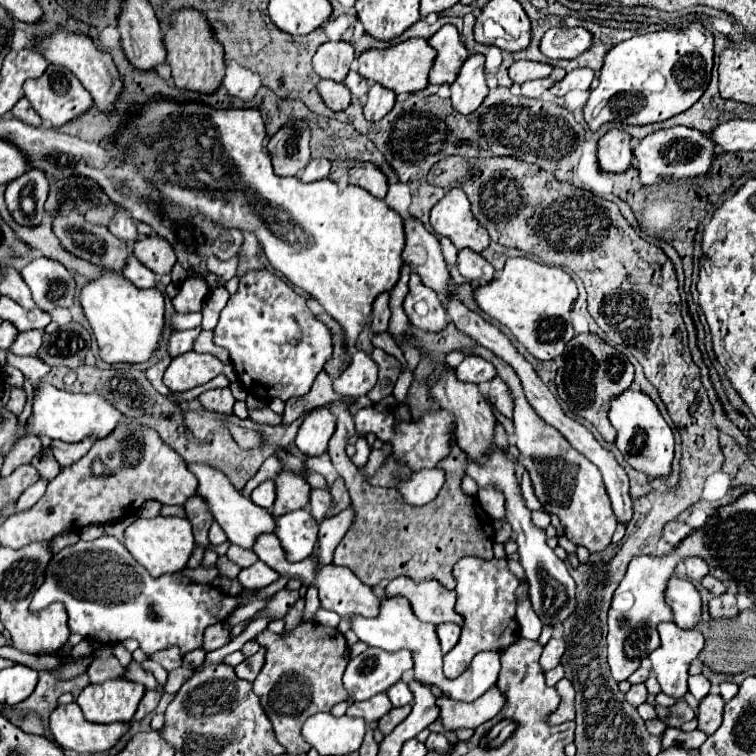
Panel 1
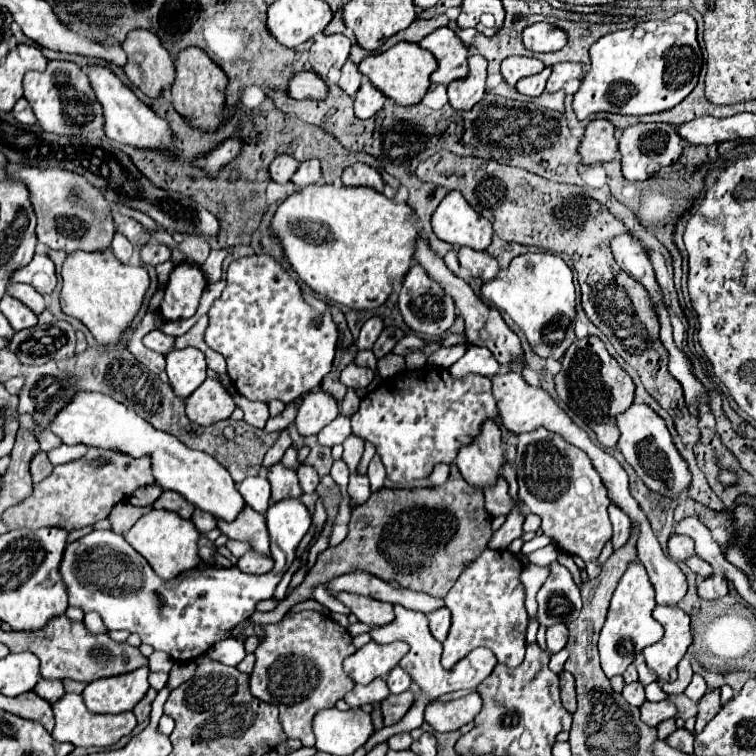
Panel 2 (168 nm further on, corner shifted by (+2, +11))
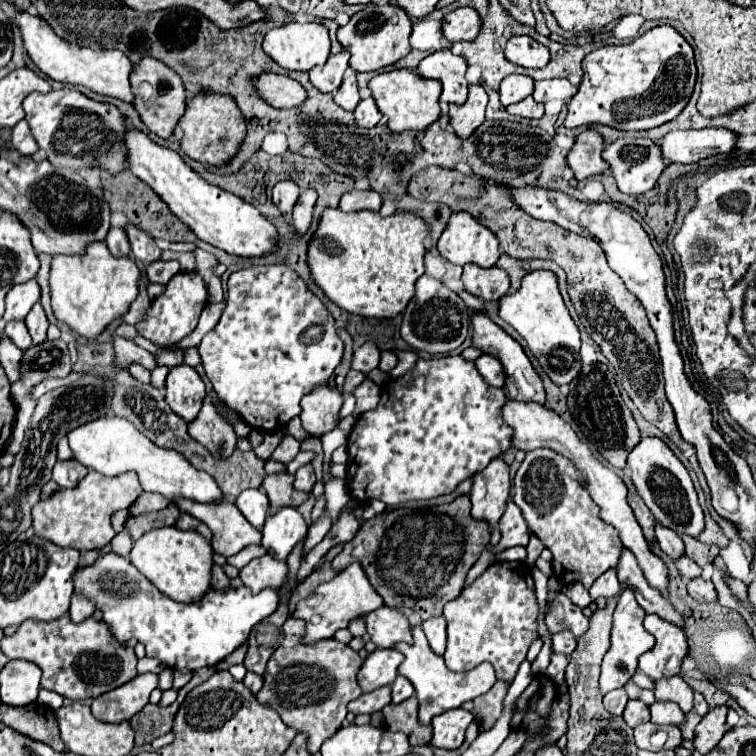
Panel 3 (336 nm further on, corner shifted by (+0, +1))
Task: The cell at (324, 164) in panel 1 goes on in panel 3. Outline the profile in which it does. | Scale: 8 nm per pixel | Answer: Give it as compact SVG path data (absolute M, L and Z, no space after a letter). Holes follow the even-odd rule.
M306 189L300 193L300 199L294 207L294 213L292 213L292 223L296 227L298 233L306 233L310 221L312 221L312 207L316 203L316 191L312 189Z

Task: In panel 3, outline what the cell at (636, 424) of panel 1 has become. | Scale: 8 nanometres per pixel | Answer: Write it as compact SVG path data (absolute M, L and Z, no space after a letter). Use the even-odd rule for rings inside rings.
M642 437L628 455L628 469L632 473L632 483L638 495L644 499L660 525L674 529L678 535L698 537L698 533L704 529L704 513L698 503L696 489L682 461L670 451L670 447L662 439Z

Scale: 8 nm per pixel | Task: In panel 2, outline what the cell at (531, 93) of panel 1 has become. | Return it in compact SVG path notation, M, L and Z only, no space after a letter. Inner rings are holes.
M546 67L538 75L530 75L530 77L522 79L522 81L518 81L516 83L516 91L522 93L522 95L528 95L528 97L538 97L544 91L544 85L546 85L548 75L550 75L550 67Z

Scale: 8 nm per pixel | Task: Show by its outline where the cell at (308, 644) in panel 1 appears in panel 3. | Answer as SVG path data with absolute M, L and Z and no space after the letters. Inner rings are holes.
M288 617L284 623L284 639L272 653L266 673L264 687L256 695L258 703L272 707L280 719L308 735L308 753L318 753L320 745L330 739L346 717L346 705L360 697L356 675L362 667L362 659L356 651L336 639L324 639L320 643L304 643L304 621Z

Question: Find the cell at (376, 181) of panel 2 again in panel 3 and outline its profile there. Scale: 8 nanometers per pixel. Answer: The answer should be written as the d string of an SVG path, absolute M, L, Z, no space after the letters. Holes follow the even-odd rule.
M346 191L340 199L340 209L342 211L360 211L360 209L372 209L380 211L382 207L382 197L378 191Z

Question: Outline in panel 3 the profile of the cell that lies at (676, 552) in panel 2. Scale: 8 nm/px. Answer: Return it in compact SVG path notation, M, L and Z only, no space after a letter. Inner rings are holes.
M656 525L656 539L658 539L660 549L668 557L672 557L674 561L684 555L684 543L682 543L682 539L672 529L666 529L662 525Z

